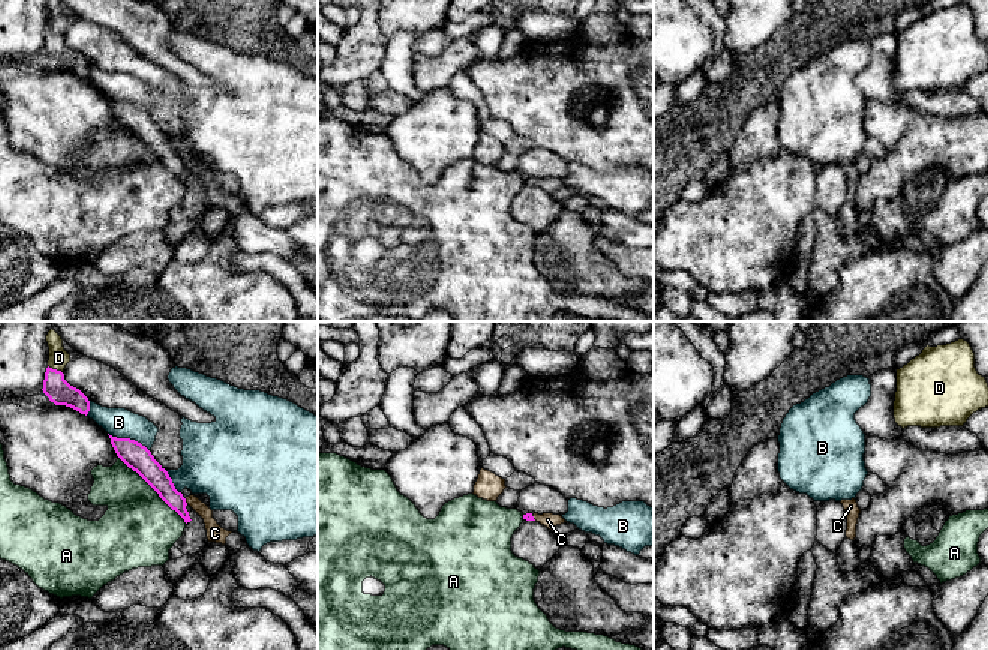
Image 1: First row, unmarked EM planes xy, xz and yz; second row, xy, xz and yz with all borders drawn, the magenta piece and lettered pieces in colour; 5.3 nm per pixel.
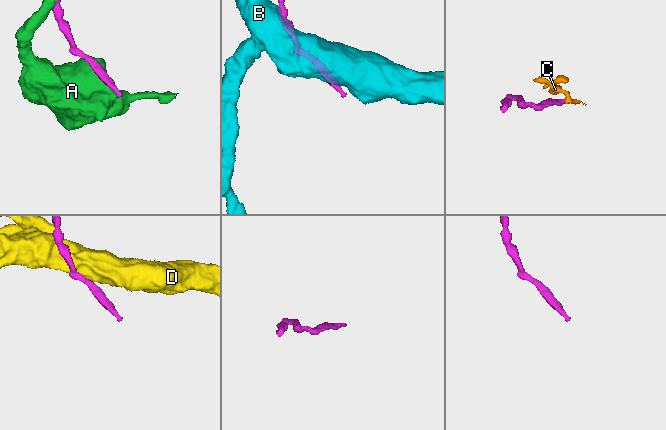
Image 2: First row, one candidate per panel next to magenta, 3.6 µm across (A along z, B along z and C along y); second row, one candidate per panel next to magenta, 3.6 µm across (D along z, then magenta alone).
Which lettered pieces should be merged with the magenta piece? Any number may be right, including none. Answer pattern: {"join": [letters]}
{"join": ["C"]}

